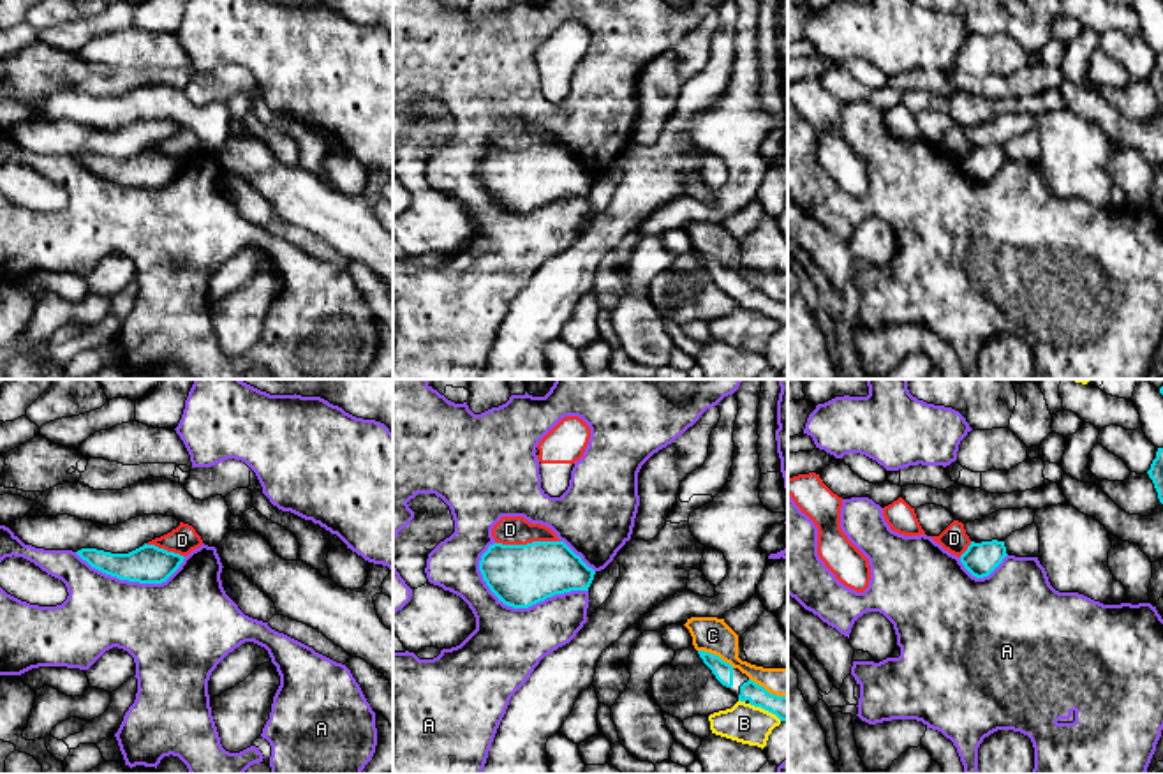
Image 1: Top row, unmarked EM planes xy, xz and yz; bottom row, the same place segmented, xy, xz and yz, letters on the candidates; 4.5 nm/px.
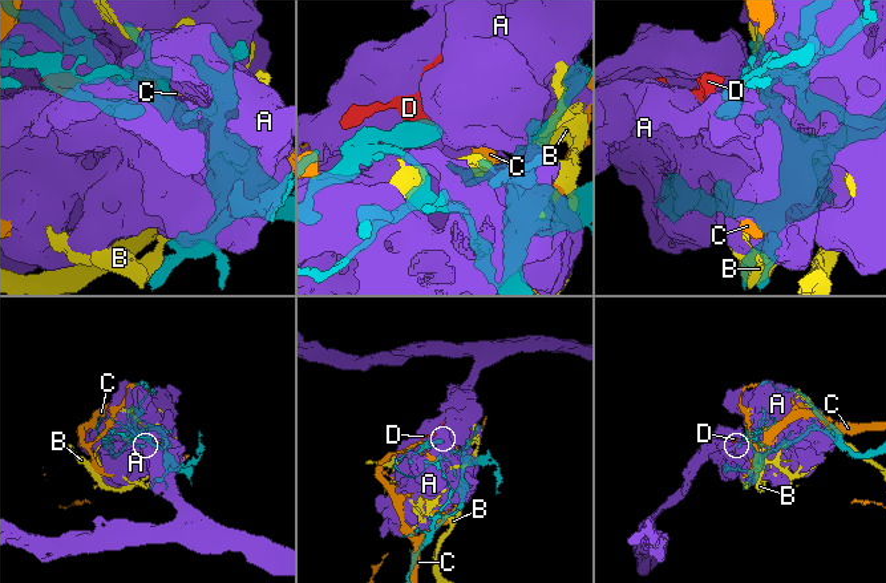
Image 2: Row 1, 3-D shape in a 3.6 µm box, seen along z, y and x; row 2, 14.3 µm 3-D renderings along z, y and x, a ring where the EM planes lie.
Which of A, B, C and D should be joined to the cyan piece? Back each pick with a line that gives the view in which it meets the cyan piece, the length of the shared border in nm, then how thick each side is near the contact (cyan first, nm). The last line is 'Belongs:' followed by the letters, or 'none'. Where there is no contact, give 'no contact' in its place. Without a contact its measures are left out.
Belongs: none

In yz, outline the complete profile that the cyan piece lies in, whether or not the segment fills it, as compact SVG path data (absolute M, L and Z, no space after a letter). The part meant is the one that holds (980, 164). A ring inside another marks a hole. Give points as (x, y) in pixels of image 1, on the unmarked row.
M971 146L967 155L960 160L960 167L973 182L983 183L989 182L1006 160L1004 146Z

